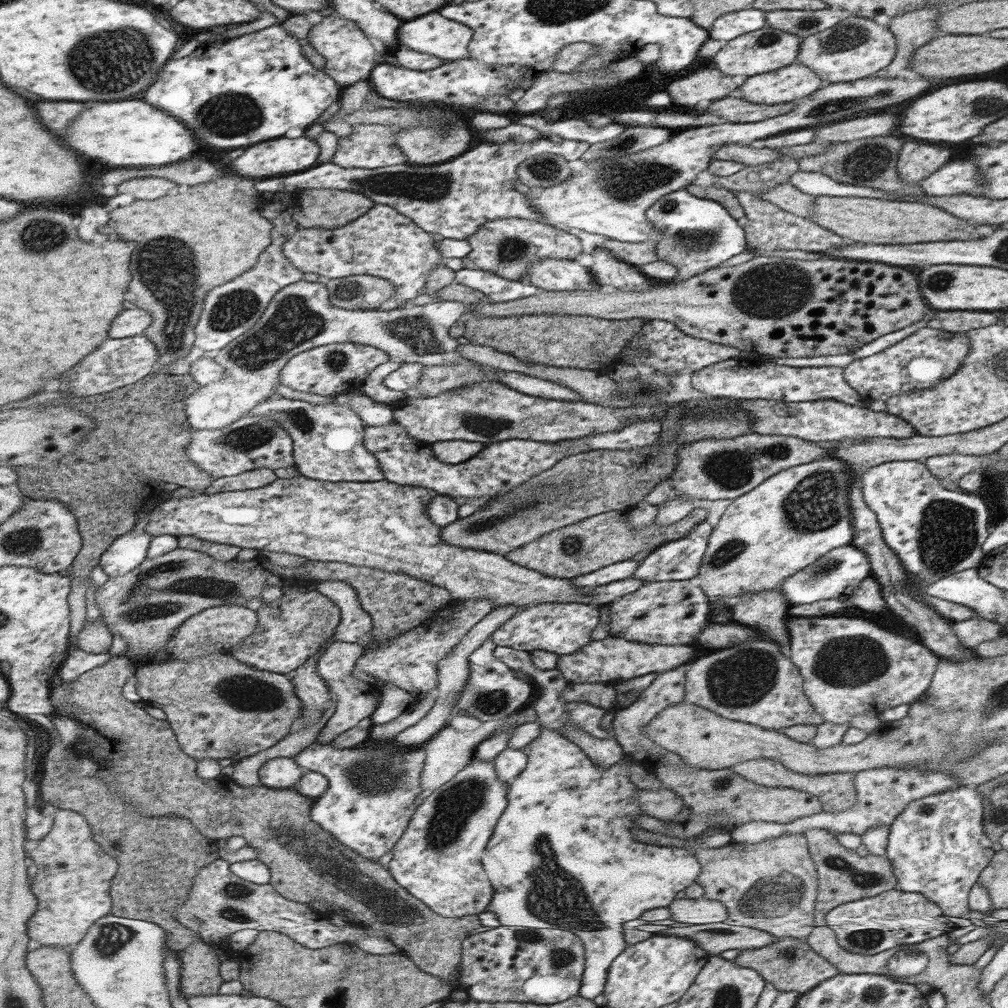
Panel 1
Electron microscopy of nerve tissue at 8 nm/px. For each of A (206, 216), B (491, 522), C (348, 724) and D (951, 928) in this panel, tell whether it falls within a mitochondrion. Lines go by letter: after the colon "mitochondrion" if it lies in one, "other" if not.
A: other
B: mitochondrion
C: other
D: other

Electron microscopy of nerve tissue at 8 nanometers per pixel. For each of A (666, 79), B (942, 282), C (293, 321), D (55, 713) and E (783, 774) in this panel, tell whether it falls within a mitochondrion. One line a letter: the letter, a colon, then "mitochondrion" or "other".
A: other
B: mitochondrion
C: mitochondrion
D: other
E: other

